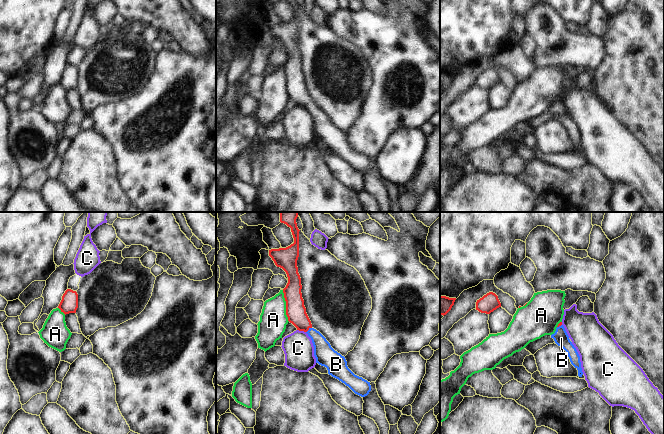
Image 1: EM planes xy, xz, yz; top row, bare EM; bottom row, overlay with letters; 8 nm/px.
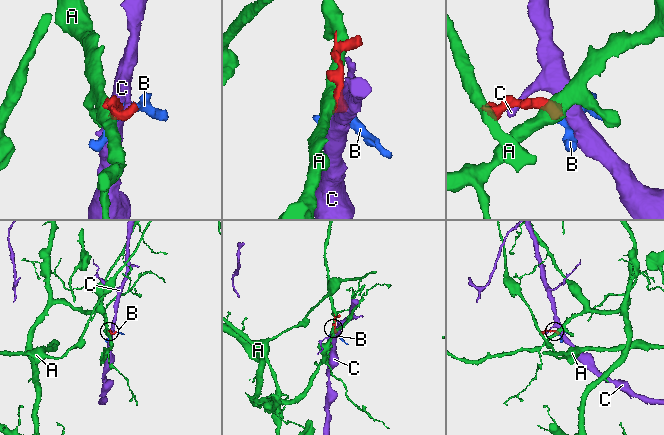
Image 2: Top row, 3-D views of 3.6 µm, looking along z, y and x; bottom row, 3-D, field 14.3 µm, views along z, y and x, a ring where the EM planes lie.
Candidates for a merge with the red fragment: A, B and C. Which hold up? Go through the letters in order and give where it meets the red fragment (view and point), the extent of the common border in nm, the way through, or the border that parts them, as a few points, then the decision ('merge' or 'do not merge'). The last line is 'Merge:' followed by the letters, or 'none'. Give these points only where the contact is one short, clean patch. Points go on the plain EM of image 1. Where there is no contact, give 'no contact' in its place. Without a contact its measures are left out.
A: contact xz (286, 82); length 260 nm; border xz (282, 66), (285, 77), (285, 90), (289, 97); do not merge
B: contact xz (308, 105); length 60 nm; way xz (295, 86), (297, 92), (308, 105), (318, 115), (325, 131); merge
C: contact xz (301, 106); length 80 nm; border xz (297, 105), (305, 108); do not merge
Merge: B

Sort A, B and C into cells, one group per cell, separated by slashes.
A / B / C

